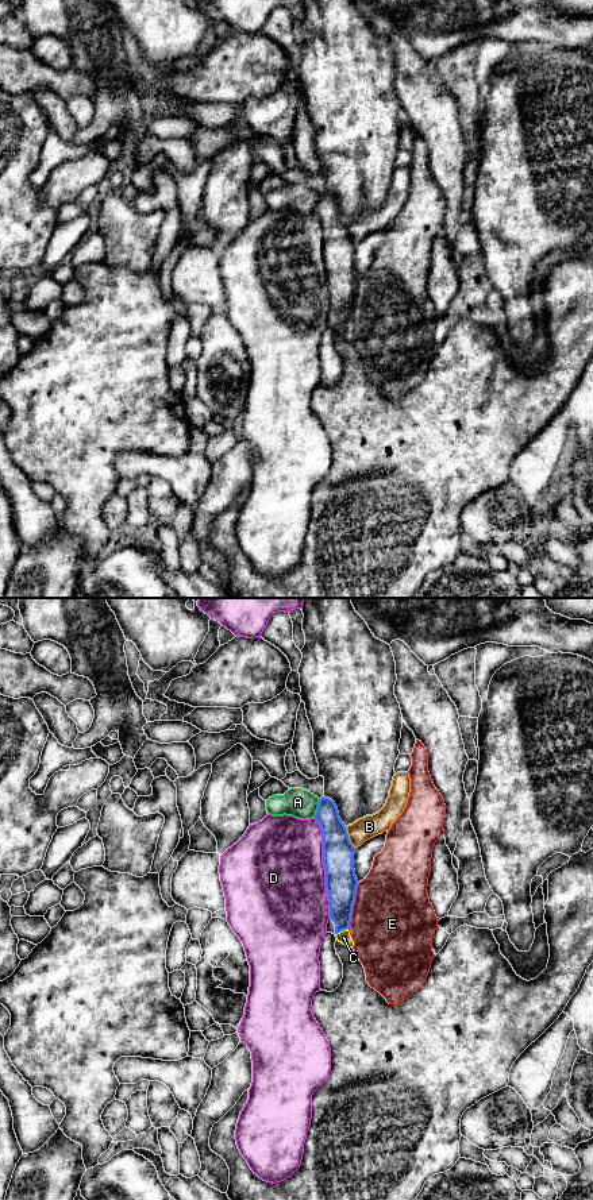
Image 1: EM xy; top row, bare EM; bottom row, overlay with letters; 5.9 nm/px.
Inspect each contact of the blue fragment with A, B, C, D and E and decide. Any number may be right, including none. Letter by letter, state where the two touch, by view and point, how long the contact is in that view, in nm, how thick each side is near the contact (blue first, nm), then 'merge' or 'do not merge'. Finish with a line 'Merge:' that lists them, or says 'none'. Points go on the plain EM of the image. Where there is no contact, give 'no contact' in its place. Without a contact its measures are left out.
A: meets blue in xy at (318, 204); contact 120 nm long; 170 nm thick on the blue side, 170 nm on the other; do not merge
B: meets blue in xy at (349, 234); contact 140 nm long; 190 nm thick on the blue side, 140 nm on the other; do not merge
C: meets blue in xy at (341, 325); contact 90 nm long; 170 nm thick on the blue side, 70 nm on the other; do not merge
D: meets blue in xy at (324, 263); contact 600 nm long; 190 nm thick on the blue side, 500 nm on the other; do not merge
E: meets blue in xy at (353, 300); contact 280 nm long; 190 nm thick on the blue side, 480 nm on the other; do not merge
Merge: none

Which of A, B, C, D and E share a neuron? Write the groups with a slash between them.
A / B / C / D / E

